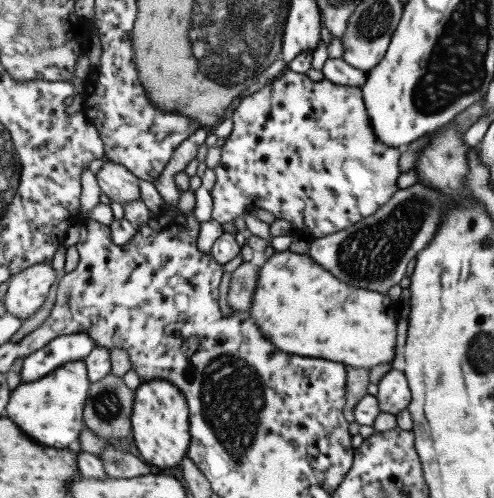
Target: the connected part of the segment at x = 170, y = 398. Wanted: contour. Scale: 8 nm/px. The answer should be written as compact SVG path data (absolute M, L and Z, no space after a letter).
M150 379L136 388L131 415L132 436L144 460L155 471L178 466L187 456L191 441L189 407L185 396L164 379Z

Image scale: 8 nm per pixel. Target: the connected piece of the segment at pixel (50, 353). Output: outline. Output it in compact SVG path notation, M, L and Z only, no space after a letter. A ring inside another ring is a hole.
M86 333L62 335L48 341L42 348L24 358L22 383L43 378L56 368L68 364L68 361L85 360L94 347L94 339Z

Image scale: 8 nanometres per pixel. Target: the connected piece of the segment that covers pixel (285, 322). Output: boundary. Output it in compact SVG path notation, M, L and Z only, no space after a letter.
M289 250L276 251L274 255L272 255L272 257L270 257L270 259L259 268L257 287L254 291L252 306L249 312L255 320L255 323L258 324L260 332L264 332L264 336L266 336L268 340L272 340L272 344L276 344L282 353L316 359L320 358L344 364L346 368L354 367L368 370L380 364L392 365L394 355L396 355L397 319L400 318L400 303L398 301L393 301L387 293L371 291L348 283L344 284L343 280L338 280L338 278L332 276L331 272L326 272L320 263L313 260L313 258L307 254L294 253Z

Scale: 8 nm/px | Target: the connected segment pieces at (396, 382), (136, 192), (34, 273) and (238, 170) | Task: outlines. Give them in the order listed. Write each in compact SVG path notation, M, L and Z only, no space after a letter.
M392 369L380 379L375 398L382 412L397 415L406 410L411 402L411 391L403 372Z
M105 161L95 176L101 191L113 202L124 204L141 200L139 178L125 166Z
M43 262L25 268L8 279L9 285L3 298L5 310L20 320L28 320L40 306L53 284L56 271L51 263Z
M286 69L285 73L280 75L279 78L272 79L268 85L254 92L251 96L249 95L242 98L232 119L234 122L233 129L227 136L225 144L221 147L222 158L220 158L218 167L213 169L216 182L214 188L210 191L213 200L211 218L220 223L233 221L249 209L262 208L262 210L268 210L268 212L274 214L275 218L290 222L293 226L293 233L291 234L312 240L340 232L360 222L360 220L372 216L380 207L383 207L399 189L397 183L398 177L401 174L398 163L400 159L399 148L392 148L384 144L376 136L367 114L361 87L334 84L326 78L320 81L313 81L310 80L306 74L300 74Z

